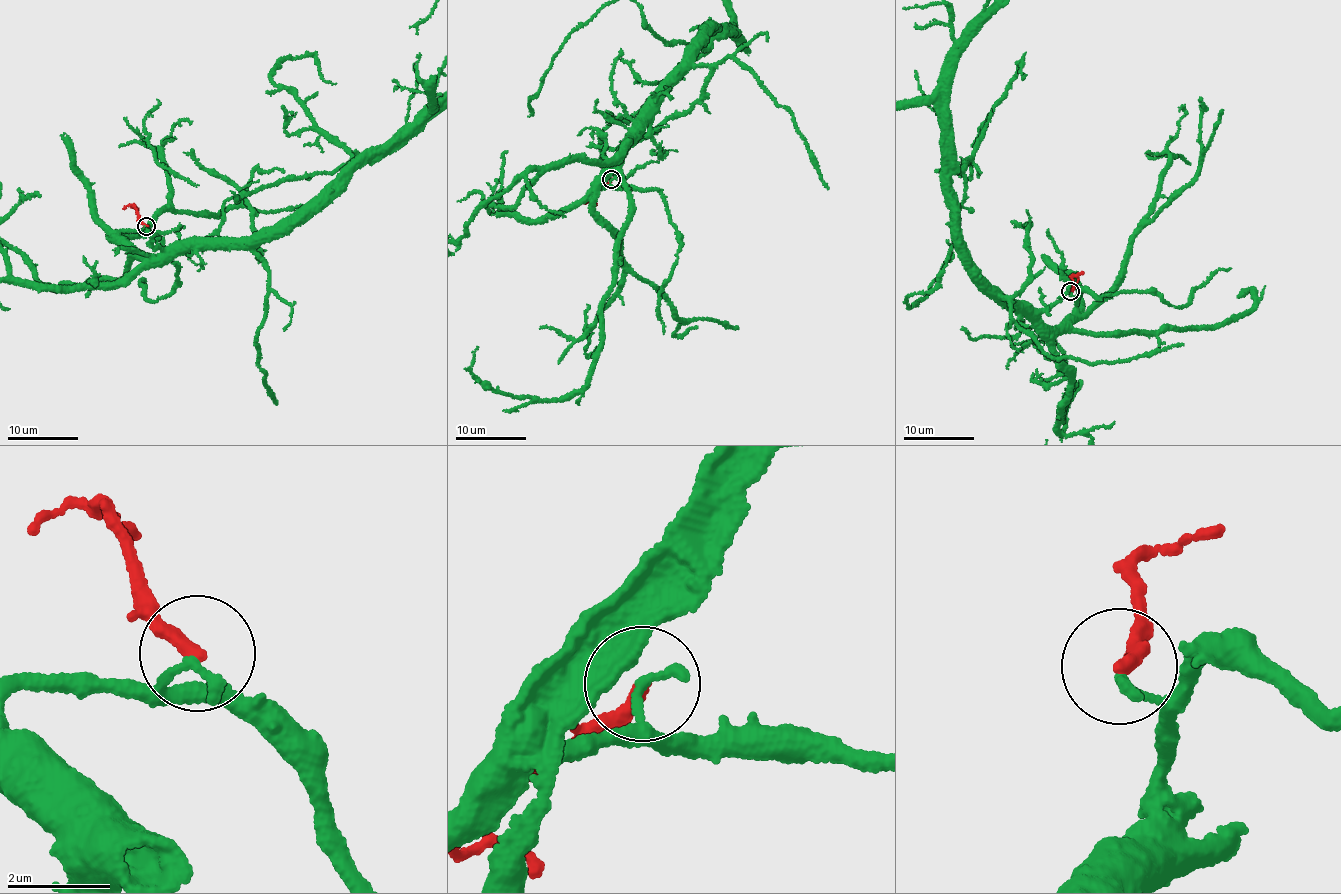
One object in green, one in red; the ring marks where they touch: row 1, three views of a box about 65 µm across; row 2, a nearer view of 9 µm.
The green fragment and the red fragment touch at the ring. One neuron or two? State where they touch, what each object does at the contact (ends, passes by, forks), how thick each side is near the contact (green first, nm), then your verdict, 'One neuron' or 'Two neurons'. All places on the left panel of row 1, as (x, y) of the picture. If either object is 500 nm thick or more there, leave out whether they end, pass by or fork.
Place: (146, 226). At the ring green ends. At the ring red ends. Thickness 240 nm (green) against 280 nm. Two neurons

